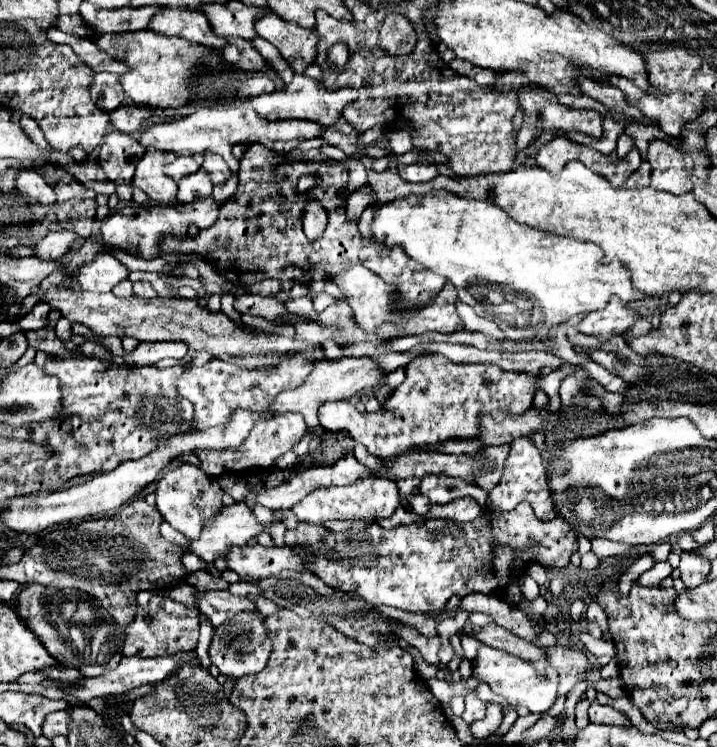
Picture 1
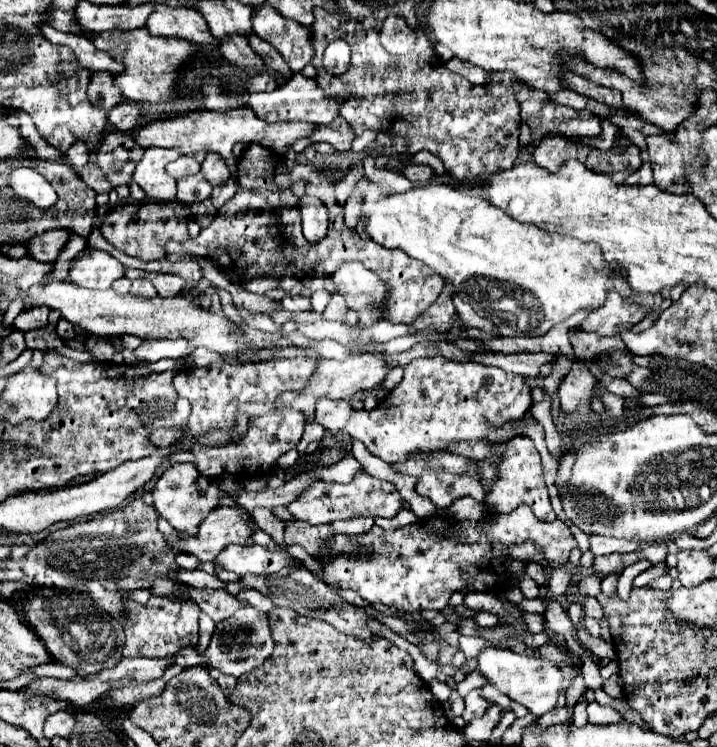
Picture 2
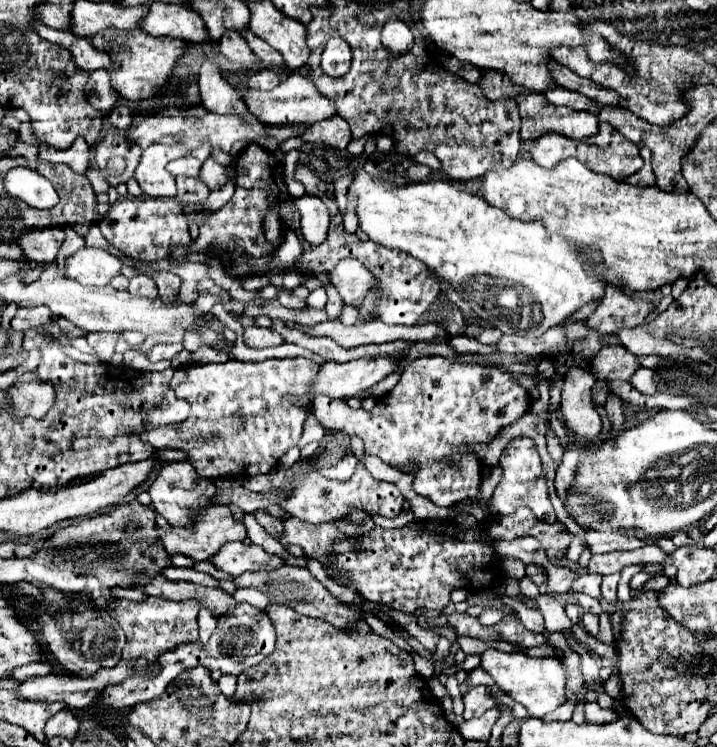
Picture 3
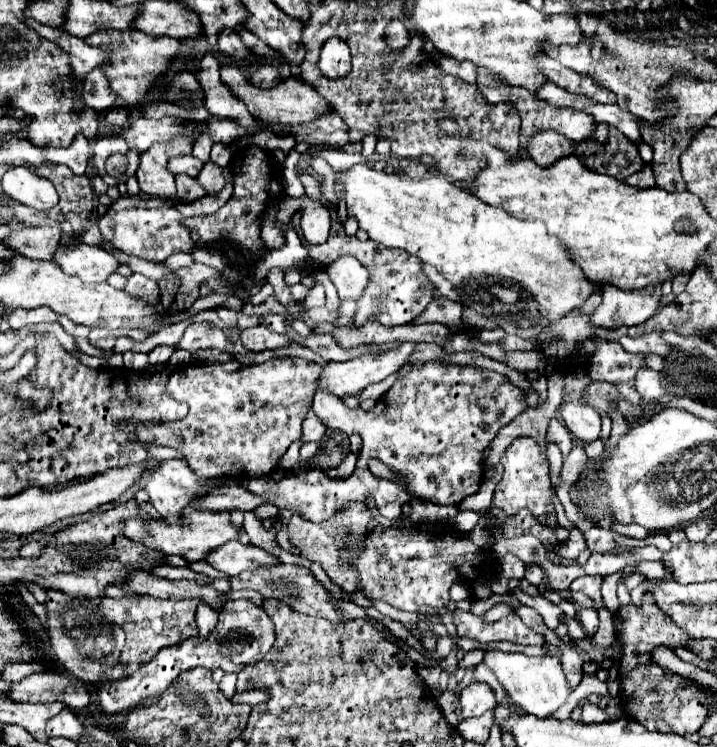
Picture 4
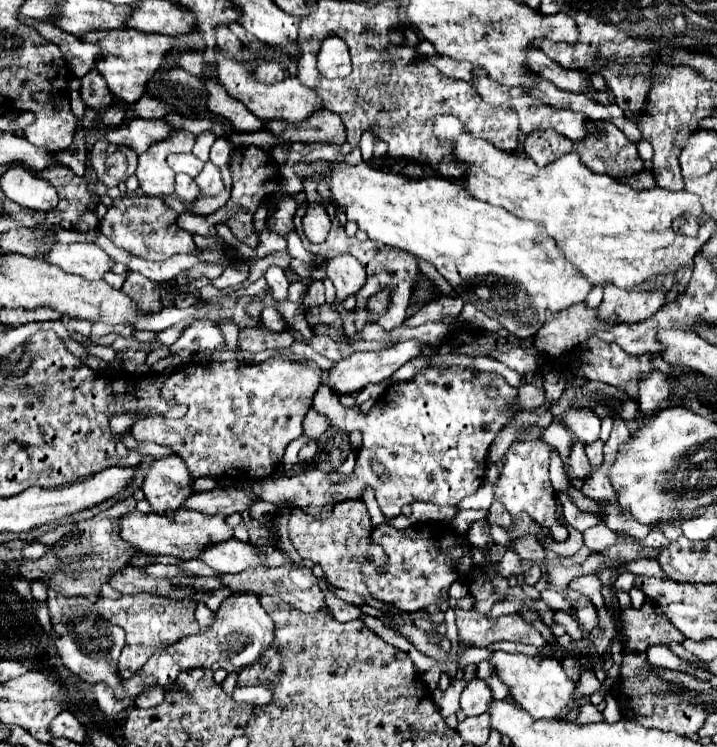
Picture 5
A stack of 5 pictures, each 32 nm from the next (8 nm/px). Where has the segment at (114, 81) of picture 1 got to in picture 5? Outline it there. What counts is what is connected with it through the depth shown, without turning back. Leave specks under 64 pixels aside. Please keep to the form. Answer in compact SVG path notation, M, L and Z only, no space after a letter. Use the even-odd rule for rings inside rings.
M90 70L82 78L80 96L82 96L84 104L88 108L94 108L94 110L108 108L114 102L114 94L108 90L108 84L104 82L104 78L100 78L100 74L96 74L96 70Z

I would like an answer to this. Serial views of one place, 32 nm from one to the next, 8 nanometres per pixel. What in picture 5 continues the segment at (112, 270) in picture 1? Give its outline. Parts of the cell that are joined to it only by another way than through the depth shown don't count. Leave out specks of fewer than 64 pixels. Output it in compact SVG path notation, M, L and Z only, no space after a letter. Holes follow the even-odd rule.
M54 242L46 260L60 266L66 274L78 274L88 280L102 280L114 266L114 260L96 244Z

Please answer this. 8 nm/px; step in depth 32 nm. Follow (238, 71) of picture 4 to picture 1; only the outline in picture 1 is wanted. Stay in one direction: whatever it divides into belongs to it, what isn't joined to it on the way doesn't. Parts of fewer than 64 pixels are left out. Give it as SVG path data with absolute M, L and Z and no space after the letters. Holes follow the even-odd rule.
M296 74L292 84L288 84L288 88L284 88L280 92L250 98L254 110L266 120L296 120L296 118L300 118L300 120L318 122L322 126L332 126L342 116L342 110L354 100L356 100L354 88L340 88L336 92L328 92L320 82L316 82L308 76L300 76L300 74Z

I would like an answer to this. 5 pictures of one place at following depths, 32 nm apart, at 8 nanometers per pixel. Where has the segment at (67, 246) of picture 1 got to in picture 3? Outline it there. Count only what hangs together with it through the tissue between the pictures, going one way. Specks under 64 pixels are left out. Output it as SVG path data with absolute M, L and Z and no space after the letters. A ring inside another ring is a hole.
M44 228L44 230L30 230L18 238L14 238L14 244L18 244L24 250L24 256L34 262L52 262L64 242L64 230L62 228Z

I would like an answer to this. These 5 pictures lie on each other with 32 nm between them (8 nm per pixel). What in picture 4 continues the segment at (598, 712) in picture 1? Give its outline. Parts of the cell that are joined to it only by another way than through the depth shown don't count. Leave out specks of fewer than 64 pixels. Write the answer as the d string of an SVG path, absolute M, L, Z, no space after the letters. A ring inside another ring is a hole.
M590 702L584 704L582 722L606 722L606 720L610 720L610 716L606 714L606 710L598 708L598 704L590 704Z

